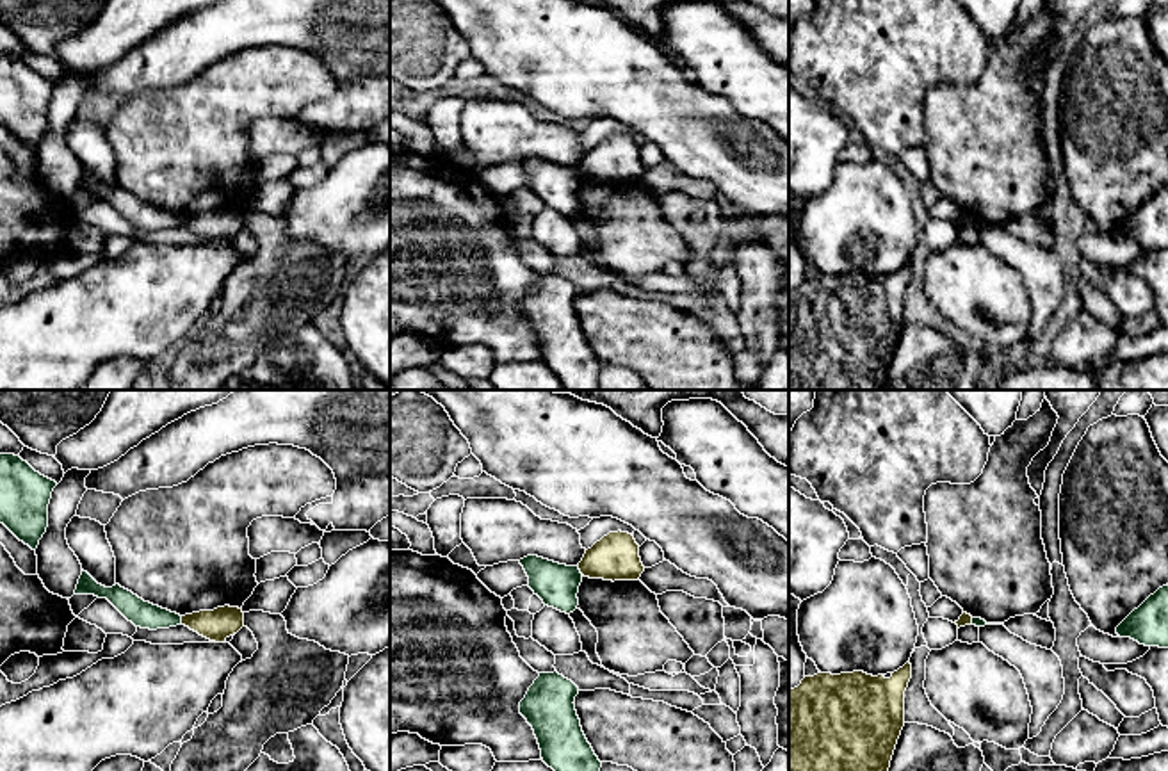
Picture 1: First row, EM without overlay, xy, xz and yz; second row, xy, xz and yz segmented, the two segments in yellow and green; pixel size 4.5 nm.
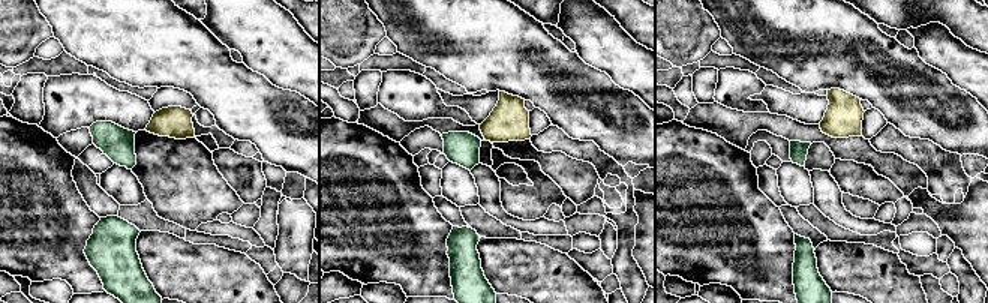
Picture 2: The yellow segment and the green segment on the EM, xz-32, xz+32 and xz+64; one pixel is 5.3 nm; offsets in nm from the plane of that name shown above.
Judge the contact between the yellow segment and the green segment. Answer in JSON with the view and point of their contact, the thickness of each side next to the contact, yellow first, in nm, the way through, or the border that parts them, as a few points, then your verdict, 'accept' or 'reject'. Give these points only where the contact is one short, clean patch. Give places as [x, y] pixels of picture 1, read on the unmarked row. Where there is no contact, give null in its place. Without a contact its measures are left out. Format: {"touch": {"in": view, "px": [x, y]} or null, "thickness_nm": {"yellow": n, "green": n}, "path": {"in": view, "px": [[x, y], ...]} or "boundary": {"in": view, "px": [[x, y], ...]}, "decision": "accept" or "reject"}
{"touch": {"in": "xy", "px": [182, 221]}, "thickness_nm": {"yellow": 140, "green": 120}, "boundary": {"in": "xy", "px": [[180, 218], [182, 225]]}, "decision": "reject"}

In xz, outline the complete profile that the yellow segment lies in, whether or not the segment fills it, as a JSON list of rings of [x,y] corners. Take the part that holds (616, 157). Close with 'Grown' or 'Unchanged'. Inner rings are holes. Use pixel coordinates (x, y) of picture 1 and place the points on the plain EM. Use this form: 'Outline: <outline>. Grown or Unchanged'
Outline: [[[609,134],[586,151],[579,171],[584,178],[604,182],[637,182],[645,173],[639,146],[629,134]]]. Unchanged

